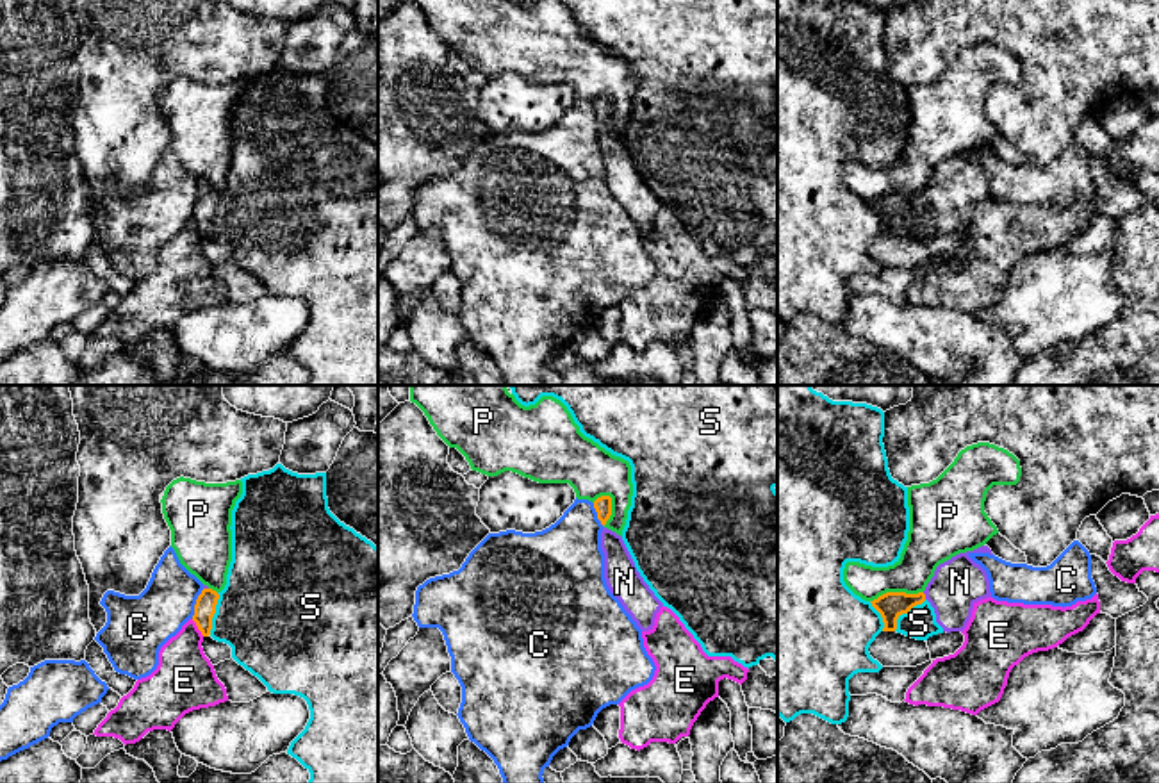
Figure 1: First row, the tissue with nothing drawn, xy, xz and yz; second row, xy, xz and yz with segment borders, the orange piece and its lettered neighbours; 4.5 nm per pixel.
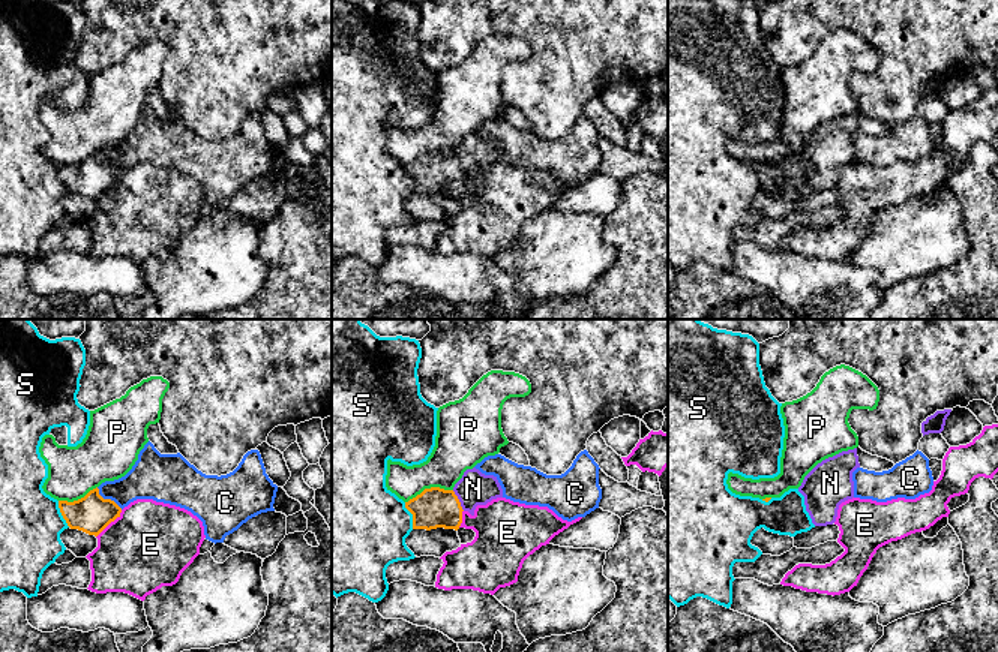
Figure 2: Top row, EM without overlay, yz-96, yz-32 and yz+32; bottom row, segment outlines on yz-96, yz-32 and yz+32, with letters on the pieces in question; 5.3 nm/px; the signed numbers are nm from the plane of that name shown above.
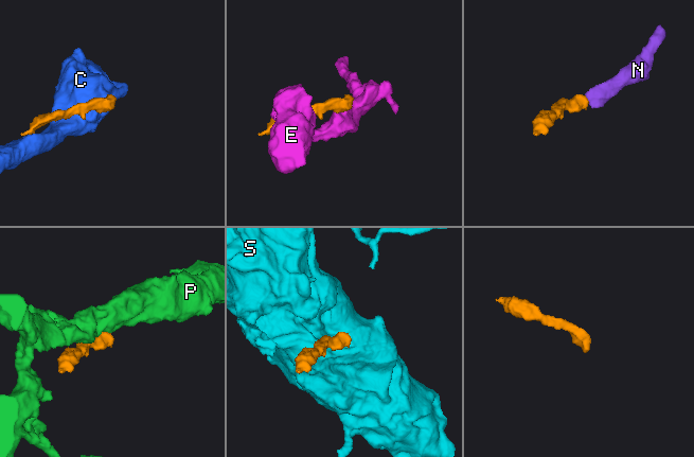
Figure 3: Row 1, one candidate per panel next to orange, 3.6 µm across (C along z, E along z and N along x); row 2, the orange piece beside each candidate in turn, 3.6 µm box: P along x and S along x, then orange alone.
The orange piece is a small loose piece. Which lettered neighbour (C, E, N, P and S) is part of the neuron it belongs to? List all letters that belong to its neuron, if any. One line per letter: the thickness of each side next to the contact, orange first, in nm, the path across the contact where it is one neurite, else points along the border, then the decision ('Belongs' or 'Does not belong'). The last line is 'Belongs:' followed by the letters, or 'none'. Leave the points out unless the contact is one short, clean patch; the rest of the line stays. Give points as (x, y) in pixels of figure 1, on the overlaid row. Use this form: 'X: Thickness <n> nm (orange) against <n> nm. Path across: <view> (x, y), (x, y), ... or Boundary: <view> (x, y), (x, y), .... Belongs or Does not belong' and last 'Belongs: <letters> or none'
C: Thickness 100 nm (orange) against 260 nm. Does not belong
E: Thickness 100 nm (orange) against 280 nm. Does not belong
N: Thickness 120 nm (orange) against 220 nm. Path across: yz (890, 605), (924, 596), (949, 593), (960, 582). Belongs
P: Thickness 120 nm (orange) against 190 nm. Does not belong
S: Thickness 100 nm (orange) against 480 nm. Does not belong
Belongs: N

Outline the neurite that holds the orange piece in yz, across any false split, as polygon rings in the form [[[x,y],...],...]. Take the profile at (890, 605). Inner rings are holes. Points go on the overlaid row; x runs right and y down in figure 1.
[[[988,546],[959,553],[936,567],[924,592],[886,592],[870,601],[883,617],[883,631],[895,631],[897,619],[925,599],[934,608],[936,622],[943,631],[963,631],[972,617],[974,605],[991,598],[988,574],[968,556],[970,553],[993,555]]]

